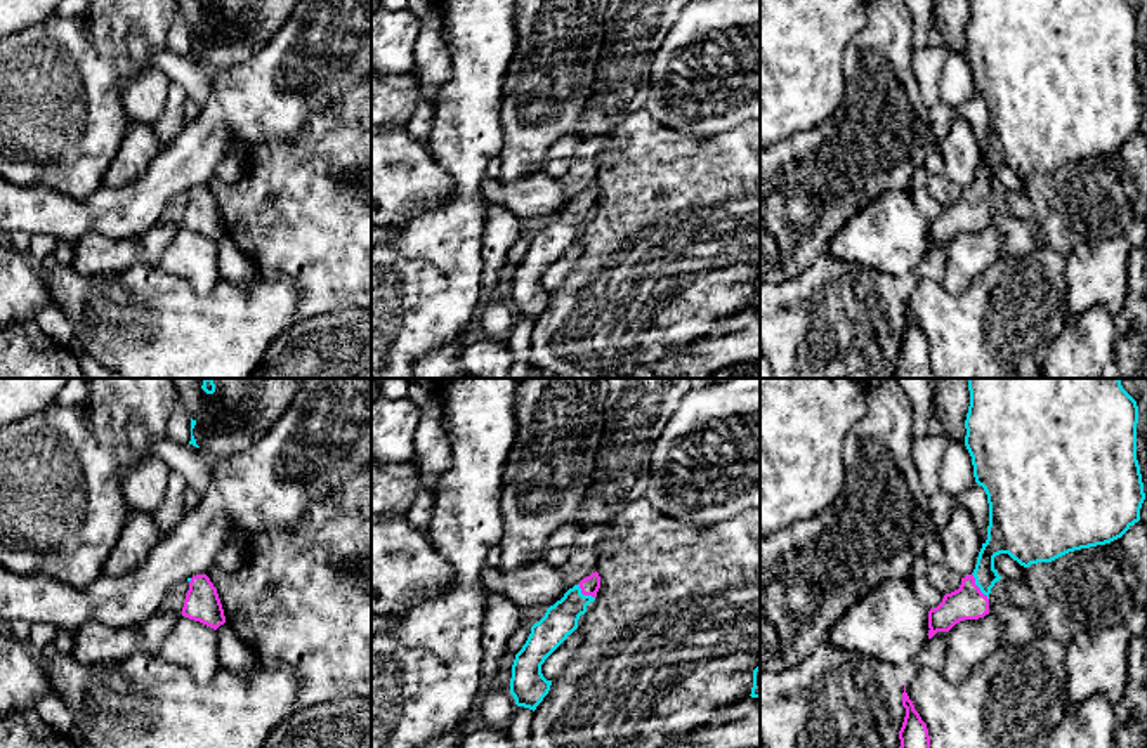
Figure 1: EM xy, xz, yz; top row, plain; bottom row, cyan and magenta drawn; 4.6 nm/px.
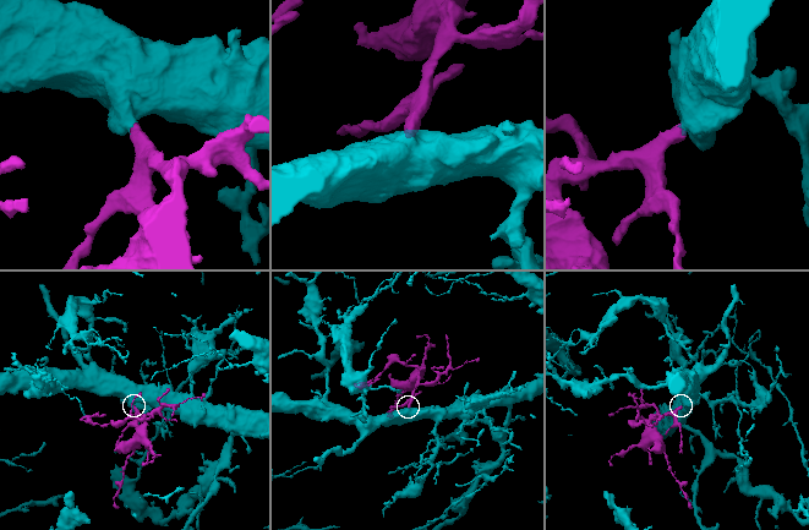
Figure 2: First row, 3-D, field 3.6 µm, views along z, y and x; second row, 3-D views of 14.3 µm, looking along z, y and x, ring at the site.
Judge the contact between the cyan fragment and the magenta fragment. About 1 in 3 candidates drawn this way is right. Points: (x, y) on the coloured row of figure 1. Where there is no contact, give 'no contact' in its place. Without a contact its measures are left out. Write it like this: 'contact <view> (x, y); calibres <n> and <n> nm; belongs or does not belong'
contact yz (977, 585); calibres 140 and 160 nm; belongs

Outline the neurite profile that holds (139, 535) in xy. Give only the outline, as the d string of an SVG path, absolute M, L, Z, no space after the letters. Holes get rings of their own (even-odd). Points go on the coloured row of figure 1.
M130 512L116 545L104 562L104 574L120 578L139 568L161 541L153 514Z

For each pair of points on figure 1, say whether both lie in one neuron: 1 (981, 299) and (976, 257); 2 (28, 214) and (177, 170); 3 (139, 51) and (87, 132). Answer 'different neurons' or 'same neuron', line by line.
1: different neurons
2: same neuron
3: different neurons

